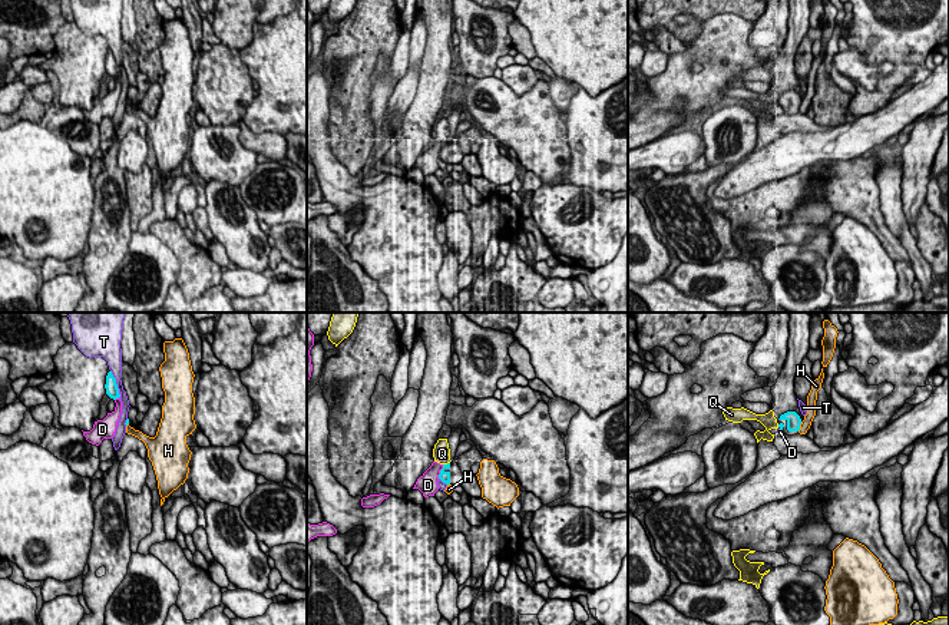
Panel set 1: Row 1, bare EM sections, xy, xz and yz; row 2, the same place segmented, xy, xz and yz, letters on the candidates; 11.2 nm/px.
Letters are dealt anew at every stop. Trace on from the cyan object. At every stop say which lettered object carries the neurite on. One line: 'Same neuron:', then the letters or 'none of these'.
Same neuron: none of these

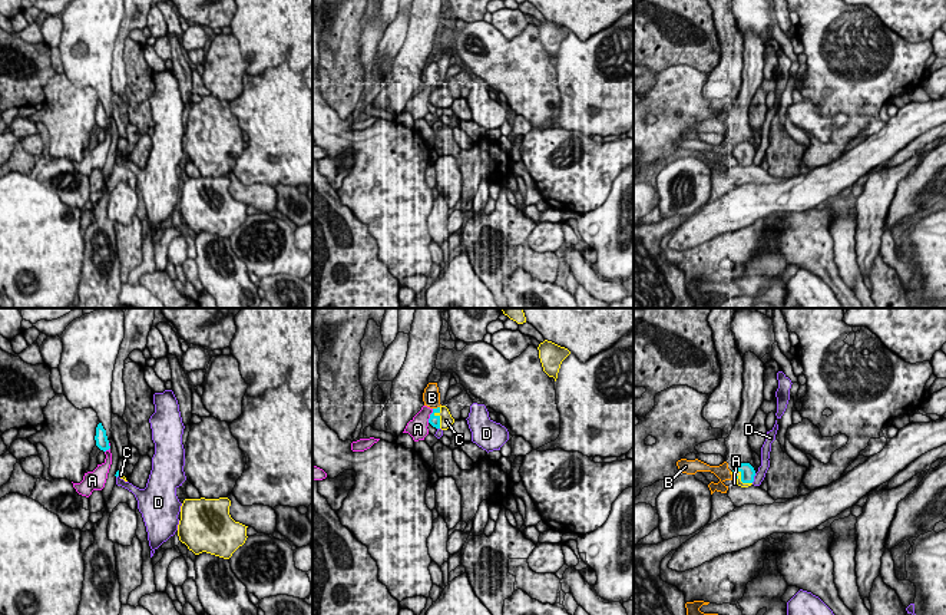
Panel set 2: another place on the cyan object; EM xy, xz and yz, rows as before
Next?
Same neuron: C

